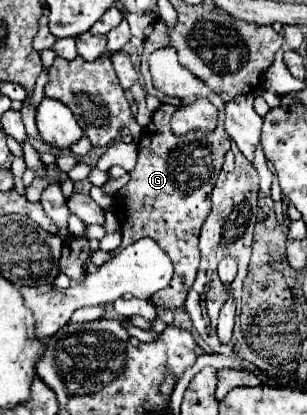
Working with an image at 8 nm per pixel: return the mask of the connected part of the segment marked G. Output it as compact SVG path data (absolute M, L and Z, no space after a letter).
M212 92L208 100L214 102L218 112L220 112L216 130L210 136L202 136L202 132L192 132L190 136L176 138L170 132L170 118L176 112L176 108L170 106L170 104L162 104L162 108L152 114L152 122L142 130L146 134L142 134L142 138L140 138L138 162L136 162L136 168L130 172L130 182L124 184L114 194L114 202L112 202L112 212L118 216L120 230L122 230L120 248L124 248L124 244L132 244L134 240L140 240L140 238L148 236L148 238L154 238L160 244L160 248L170 256L170 260L174 264L174 276L172 276L172 280L166 288L158 290L150 298L154 306L162 306L162 308L168 308L168 310L184 308L186 294L188 294L188 290L192 288L192 284L196 280L196 272L198 272L198 264L200 264L200 250L198 250L200 228L202 228L206 216L210 214L210 192L214 188L214 180L218 178L218 172L222 170L224 156L230 150L230 138L226 136L226 132L222 128L224 100L216 92Z

